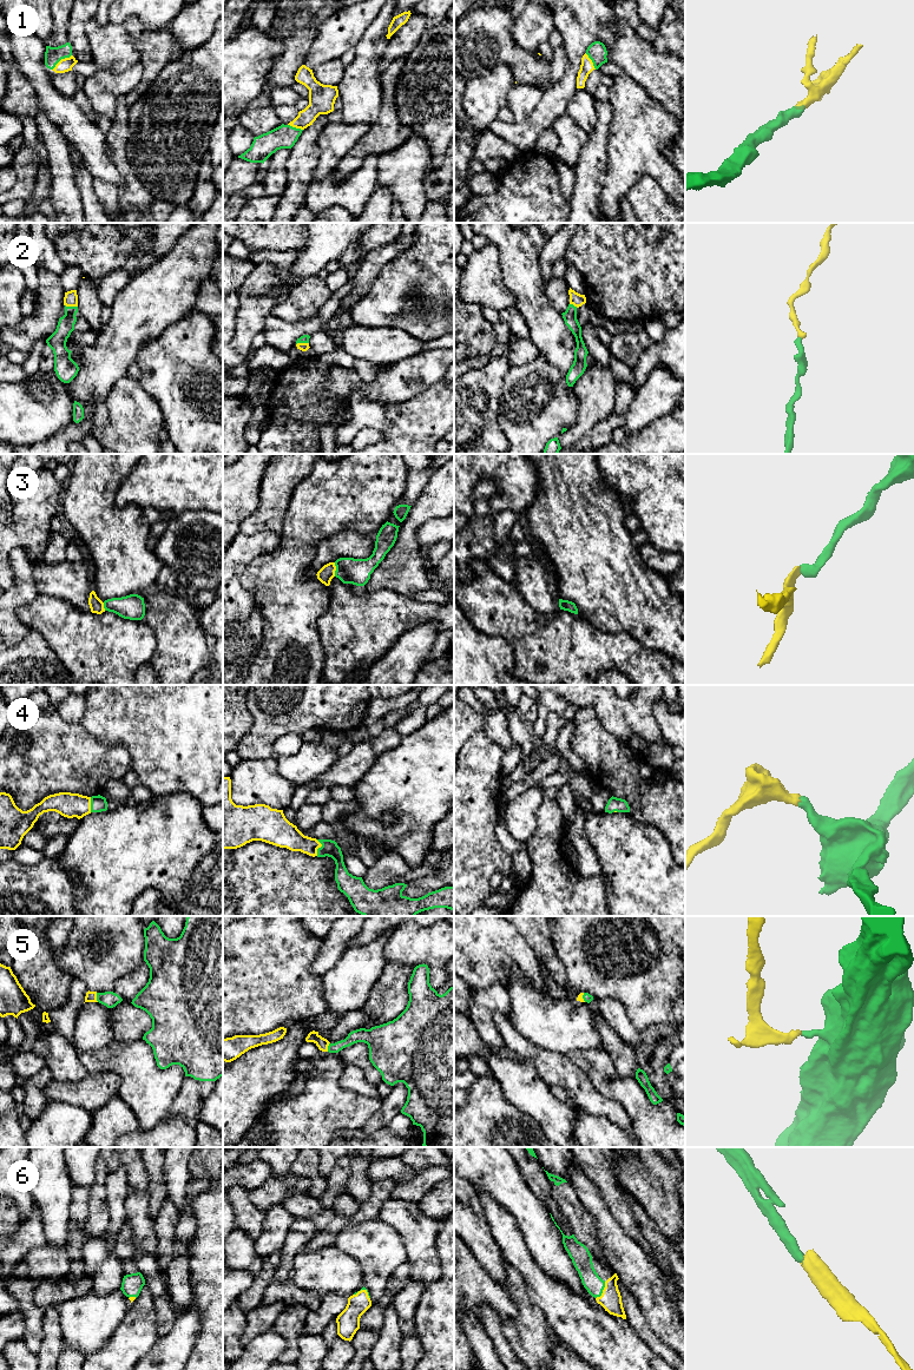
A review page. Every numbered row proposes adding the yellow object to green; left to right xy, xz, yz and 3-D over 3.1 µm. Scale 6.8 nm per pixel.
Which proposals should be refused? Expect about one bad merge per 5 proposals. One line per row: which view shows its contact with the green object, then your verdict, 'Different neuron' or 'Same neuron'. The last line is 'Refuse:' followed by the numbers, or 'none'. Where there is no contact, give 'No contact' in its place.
1: Touches green in xy. Same neuron
2: Touches green in xy. Same neuron
3: Touches green in xz. Same neuron
4: Touches green in xz. Same neuron
5: Touches green in xy. Same neuron
6: Touches green in yz. Same neuron
Refuse: none

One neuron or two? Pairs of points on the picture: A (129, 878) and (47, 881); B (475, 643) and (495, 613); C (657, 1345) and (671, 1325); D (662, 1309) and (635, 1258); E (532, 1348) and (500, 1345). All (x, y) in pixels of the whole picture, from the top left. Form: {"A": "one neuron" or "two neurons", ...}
{"A": "two neurons", "B": "two neurons", "C": "two neurons", "D": "one neuron", "E": "two neurons"}

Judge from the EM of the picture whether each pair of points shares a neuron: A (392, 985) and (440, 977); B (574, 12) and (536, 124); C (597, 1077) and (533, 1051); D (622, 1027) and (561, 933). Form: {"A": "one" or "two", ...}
{"A": "two", "B": "one", "C": "two", "D": "two"}

